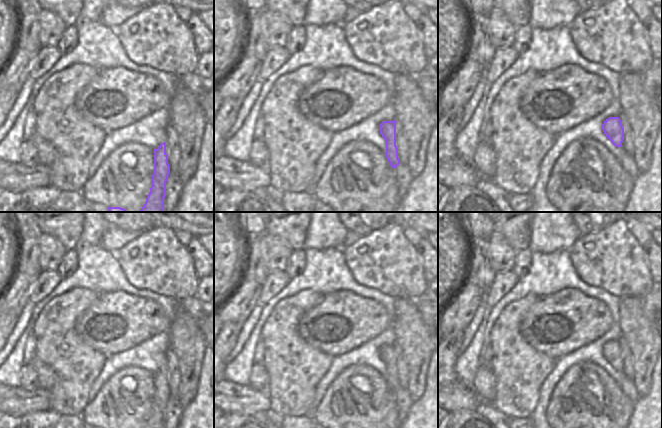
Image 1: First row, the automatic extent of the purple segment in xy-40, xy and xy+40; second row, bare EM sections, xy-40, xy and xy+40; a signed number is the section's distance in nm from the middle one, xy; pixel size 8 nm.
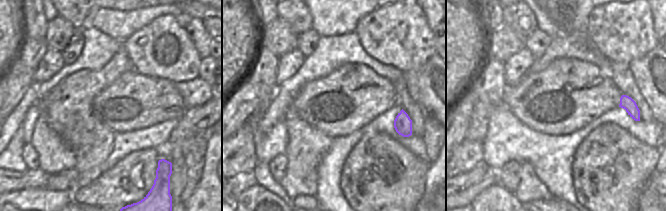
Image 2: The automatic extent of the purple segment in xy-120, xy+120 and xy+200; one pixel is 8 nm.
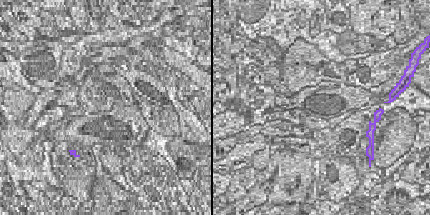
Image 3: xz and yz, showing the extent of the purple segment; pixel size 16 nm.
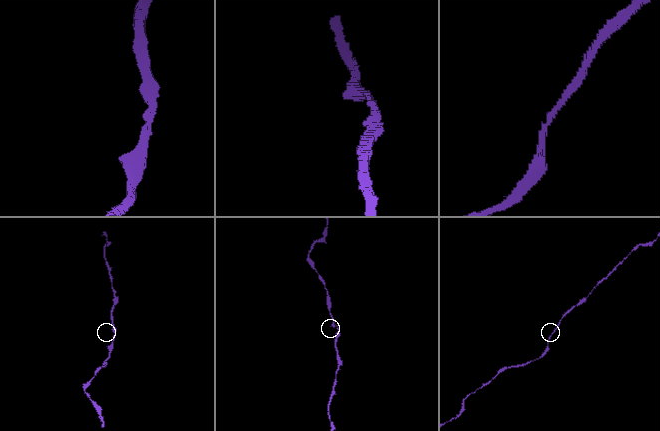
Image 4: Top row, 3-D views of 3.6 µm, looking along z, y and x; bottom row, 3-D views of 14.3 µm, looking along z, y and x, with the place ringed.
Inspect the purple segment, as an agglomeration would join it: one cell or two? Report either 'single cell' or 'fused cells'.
single cell

